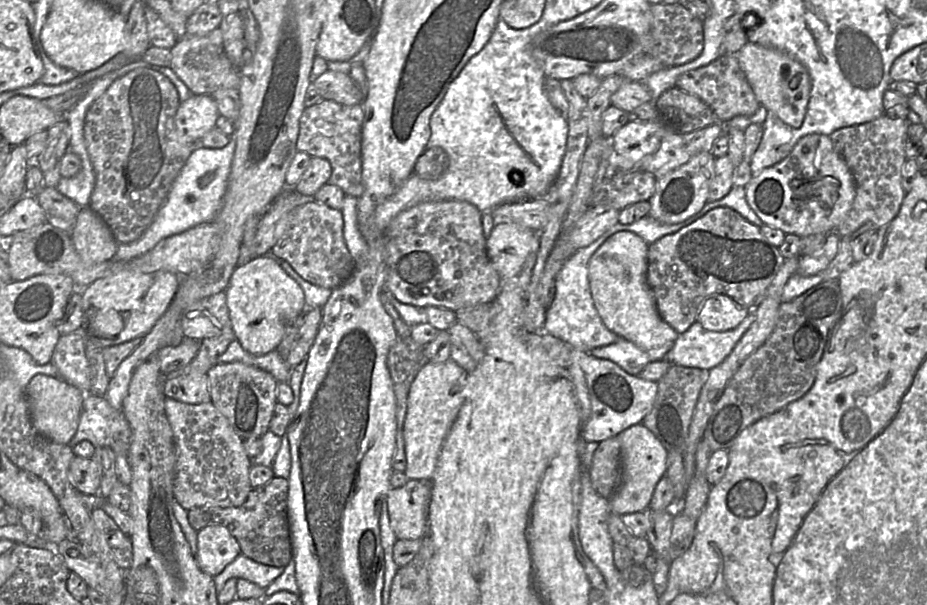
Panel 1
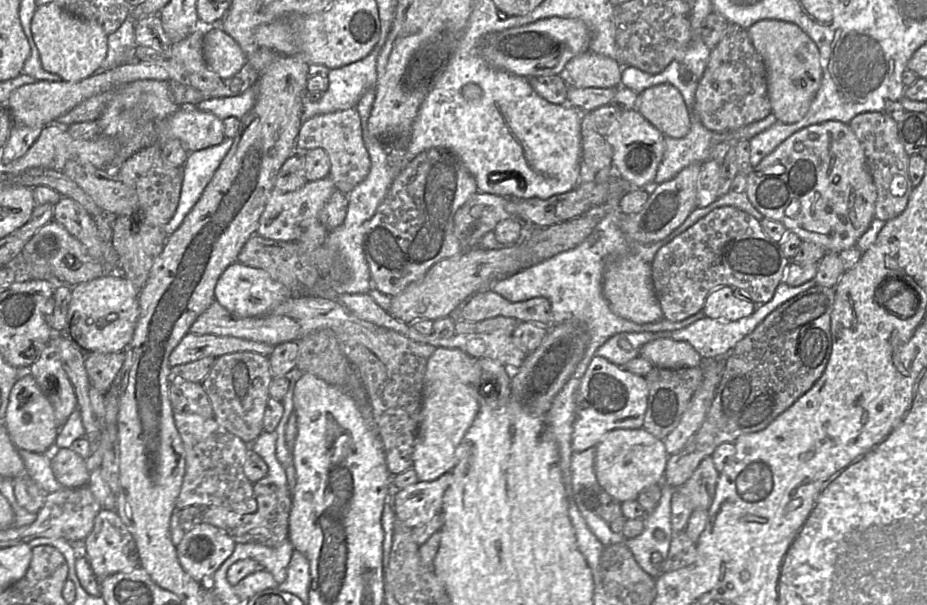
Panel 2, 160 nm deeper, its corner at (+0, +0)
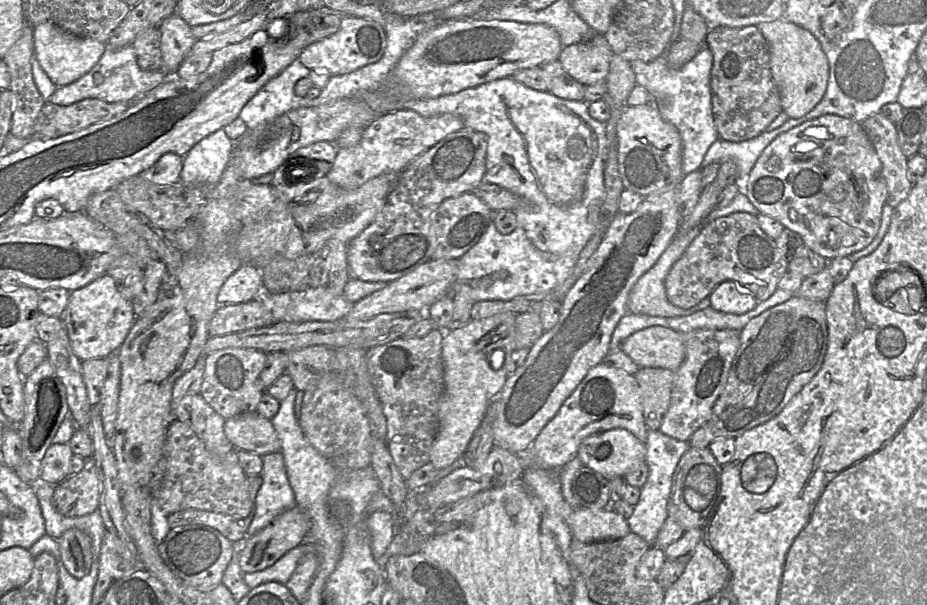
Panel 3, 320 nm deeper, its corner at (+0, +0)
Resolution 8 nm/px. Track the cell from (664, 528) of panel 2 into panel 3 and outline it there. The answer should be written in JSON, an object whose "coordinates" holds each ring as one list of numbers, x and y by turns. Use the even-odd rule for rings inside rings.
{"coordinates":[[648,428,645,462,648,466,649,474,647,481,640,488,639,500,627,521,630,532,641,536,651,546,655,544,658,533,668,518,668,503,673,484,673,475,680,459,689,447,688,441,672,438,663,434,660,429,652,430]]}

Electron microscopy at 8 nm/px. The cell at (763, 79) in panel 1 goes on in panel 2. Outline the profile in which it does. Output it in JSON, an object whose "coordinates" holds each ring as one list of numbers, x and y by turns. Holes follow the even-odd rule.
{"coordinates":[[760,20,748,32,766,66,772,114,784,124,800,121,808,112,822,81,823,70,817,45,798,25,780,20]]}

